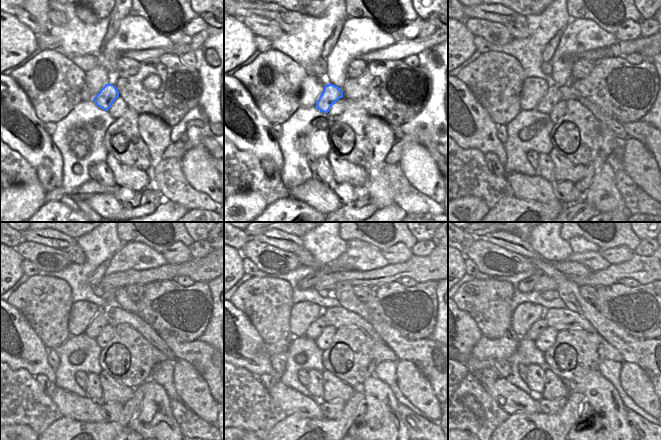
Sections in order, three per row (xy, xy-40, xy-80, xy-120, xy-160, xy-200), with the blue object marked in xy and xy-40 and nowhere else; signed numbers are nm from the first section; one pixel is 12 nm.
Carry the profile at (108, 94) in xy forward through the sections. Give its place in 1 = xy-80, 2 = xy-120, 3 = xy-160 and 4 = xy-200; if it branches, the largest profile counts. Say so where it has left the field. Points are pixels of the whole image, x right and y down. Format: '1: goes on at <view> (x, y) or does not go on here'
1: goes on at xy-80 (551, 98)
2: goes on at xy-120 (99, 321)
3: goes on at xy-160 (315, 329)
4: goes on at xy-200 (539, 326)

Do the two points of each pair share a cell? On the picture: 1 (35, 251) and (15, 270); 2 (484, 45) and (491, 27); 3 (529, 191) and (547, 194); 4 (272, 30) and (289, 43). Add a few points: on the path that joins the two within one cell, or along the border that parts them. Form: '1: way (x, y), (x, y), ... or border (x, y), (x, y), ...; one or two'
1: border (15, 248), (23, 258); two
2: border (475, 35), (479, 35), (493, 44); two
3: way (533, 191), (543, 192); one
4: border (284, 33), (272, 40); two

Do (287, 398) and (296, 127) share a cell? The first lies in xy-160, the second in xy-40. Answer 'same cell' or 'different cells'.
different cells

